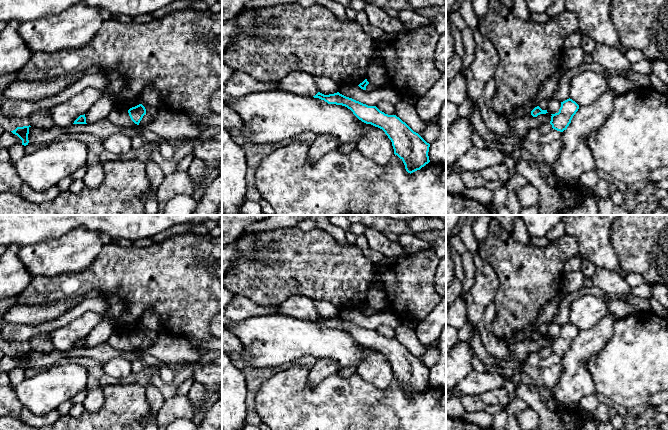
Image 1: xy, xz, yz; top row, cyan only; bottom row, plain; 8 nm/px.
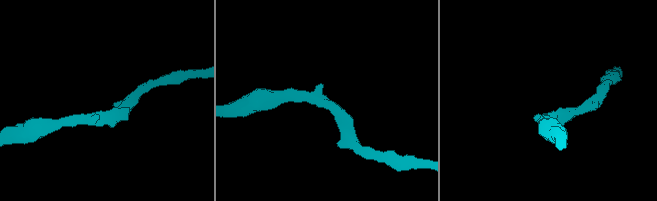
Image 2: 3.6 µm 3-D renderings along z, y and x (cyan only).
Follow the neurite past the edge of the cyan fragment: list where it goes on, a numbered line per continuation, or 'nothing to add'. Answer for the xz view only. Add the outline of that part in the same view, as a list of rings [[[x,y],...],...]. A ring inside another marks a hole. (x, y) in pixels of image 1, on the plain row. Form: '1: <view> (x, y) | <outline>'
nothing to add

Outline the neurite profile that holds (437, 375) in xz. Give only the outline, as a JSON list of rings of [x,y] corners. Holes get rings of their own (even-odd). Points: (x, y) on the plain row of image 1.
[[[446,326],[442,329],[437,341],[437,350],[439,359],[430,368],[428,380],[433,388],[446,388]]]

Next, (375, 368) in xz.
[[[371,348],[368,350],[369,355],[356,367],[356,374],[377,388],[388,388],[394,379],[391,364],[382,353]]]

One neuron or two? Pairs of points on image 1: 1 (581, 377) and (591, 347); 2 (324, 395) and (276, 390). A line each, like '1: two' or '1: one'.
1: one
2: one

